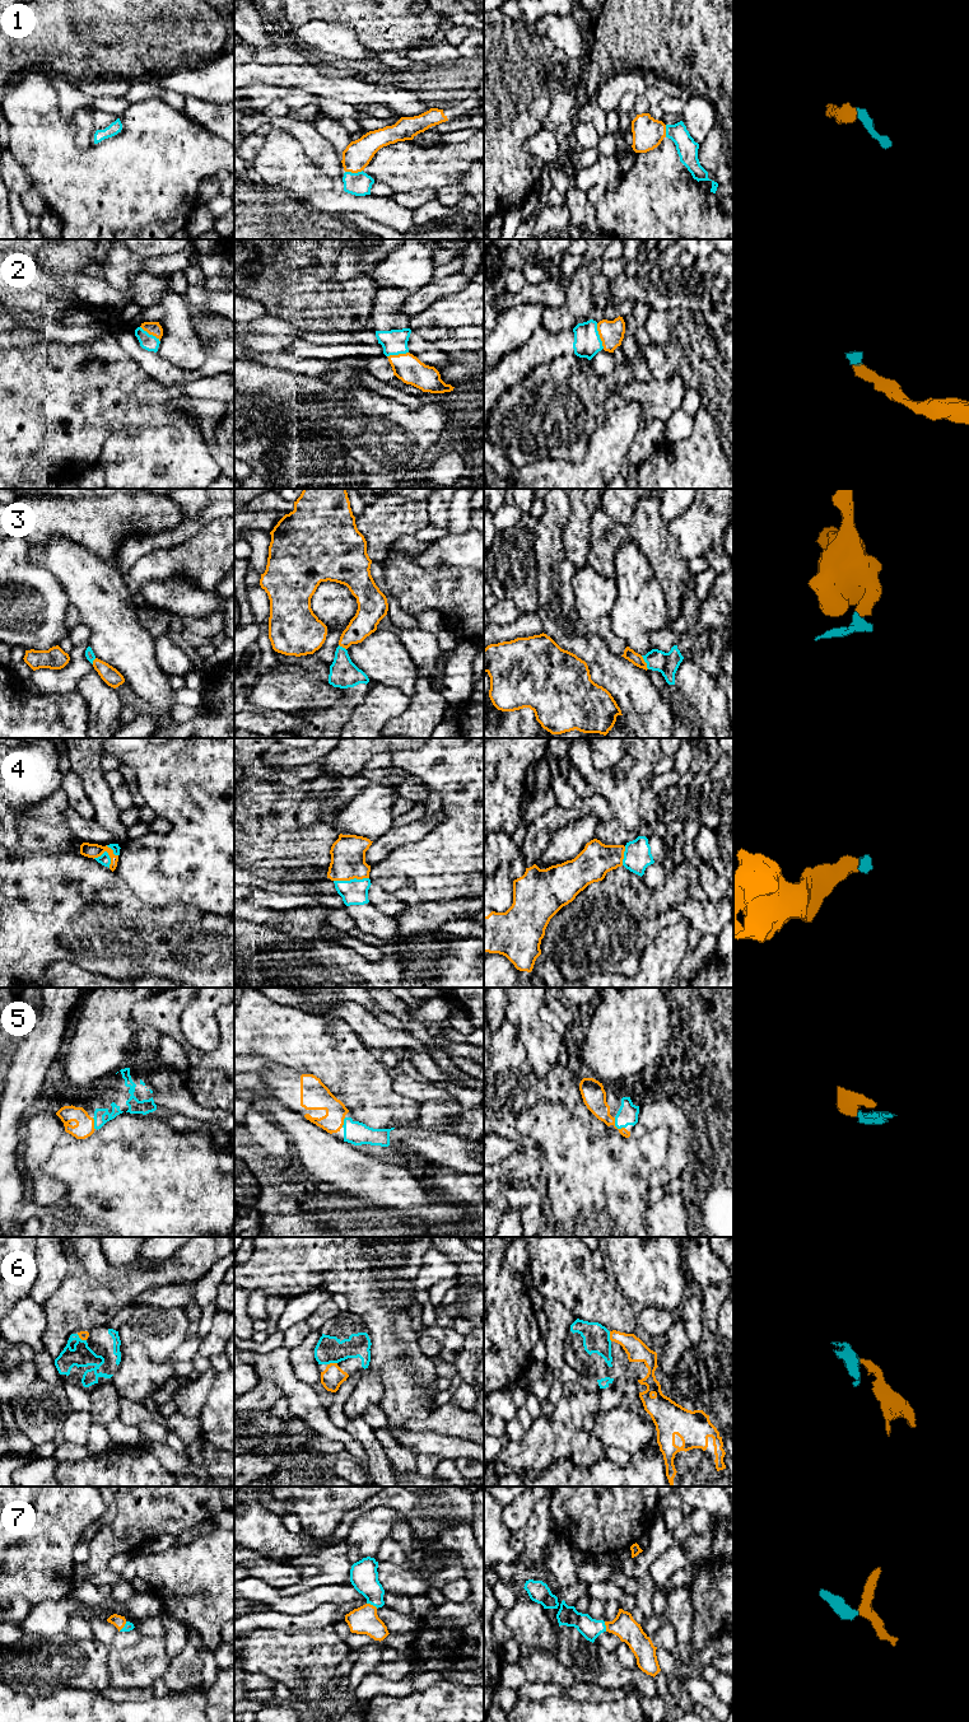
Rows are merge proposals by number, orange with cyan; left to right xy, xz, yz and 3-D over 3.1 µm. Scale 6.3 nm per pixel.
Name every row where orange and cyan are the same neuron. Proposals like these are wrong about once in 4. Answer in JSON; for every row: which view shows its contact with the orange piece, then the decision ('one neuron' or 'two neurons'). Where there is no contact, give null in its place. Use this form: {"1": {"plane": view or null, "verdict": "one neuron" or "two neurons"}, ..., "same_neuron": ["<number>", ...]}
{"1": {"plane": "xz", "verdict": "one neuron"}, "2": {"plane": "yz", "verdict": "one neuron"}, "3": {"plane": "yz", "verdict": "one neuron"}, "4": {"plane": "xz", "verdict": "one neuron"}, "5": {"plane": "yz", "verdict": "one neuron"}, "6": {"plane": "xz", "verdict": "one neuron"}, "7": {"plane": "xz", "verdict": "one neuron"}, "same_neuron": ["1", "2", "3", "4", "5", "6", "7"]}

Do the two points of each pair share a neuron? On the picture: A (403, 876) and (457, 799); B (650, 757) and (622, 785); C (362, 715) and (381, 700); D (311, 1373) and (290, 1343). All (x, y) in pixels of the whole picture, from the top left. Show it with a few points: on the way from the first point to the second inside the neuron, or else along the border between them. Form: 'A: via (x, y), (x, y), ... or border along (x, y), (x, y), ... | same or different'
A: via (422, 858), (457, 822), (457, 818) | same
B: via (643, 764), (628, 779) | same
C: via (367, 714), (376, 705) | same
D: border along (312, 1330), (290, 1350) | different

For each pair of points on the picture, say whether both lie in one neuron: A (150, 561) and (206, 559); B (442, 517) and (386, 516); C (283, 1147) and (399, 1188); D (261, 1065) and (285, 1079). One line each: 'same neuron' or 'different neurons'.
A: same neuron
B: same neuron
C: different neurons
D: same neuron

